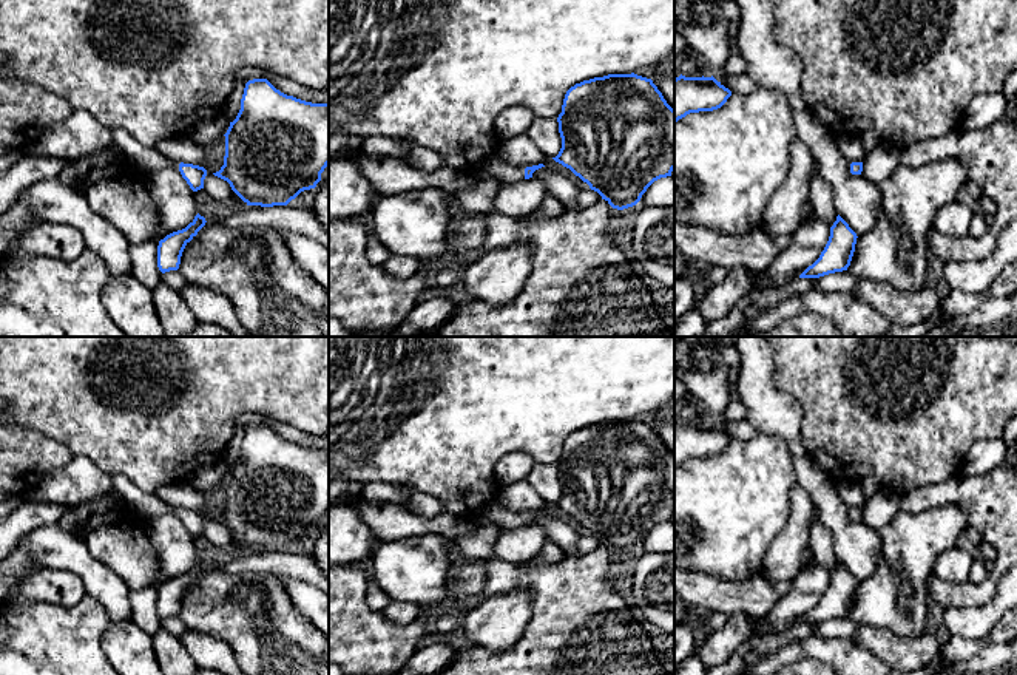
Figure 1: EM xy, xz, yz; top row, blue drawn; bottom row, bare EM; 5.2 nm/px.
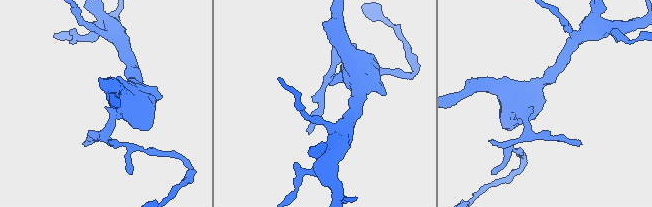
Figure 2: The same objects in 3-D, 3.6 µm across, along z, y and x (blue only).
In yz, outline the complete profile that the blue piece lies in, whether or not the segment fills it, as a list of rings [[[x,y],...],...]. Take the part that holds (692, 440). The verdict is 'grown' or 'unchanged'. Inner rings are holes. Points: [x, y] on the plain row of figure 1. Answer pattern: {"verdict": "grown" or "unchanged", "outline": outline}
{"verdict": "unchanged", "outline": [[[685,423],[674,425],[674,468],[690,459],[713,457],[721,454],[731,437],[711,423]]]}

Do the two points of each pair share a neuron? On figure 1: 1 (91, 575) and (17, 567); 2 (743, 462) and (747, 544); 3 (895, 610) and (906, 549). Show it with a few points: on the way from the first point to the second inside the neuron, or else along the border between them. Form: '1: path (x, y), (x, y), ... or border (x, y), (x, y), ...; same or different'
1: path (73, 556), (36, 556); same
2: path (743, 482), (743, 524); same
3: path (895, 595), (906, 564); same

